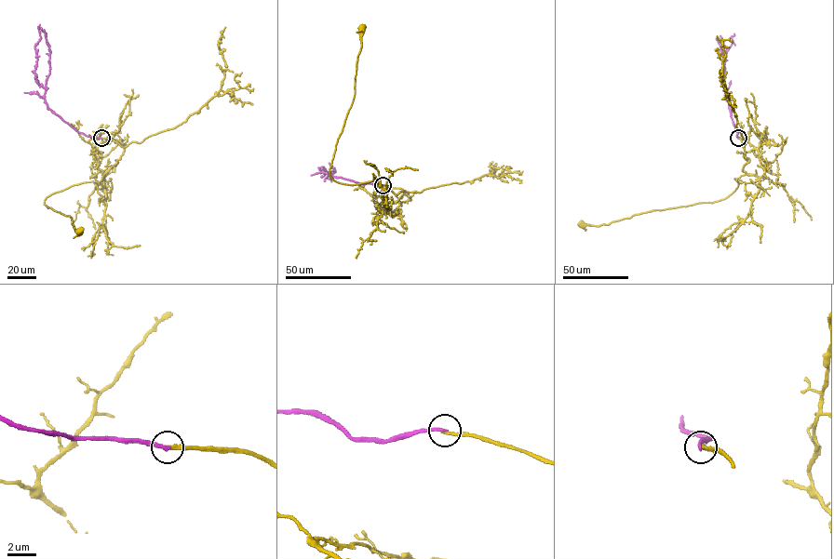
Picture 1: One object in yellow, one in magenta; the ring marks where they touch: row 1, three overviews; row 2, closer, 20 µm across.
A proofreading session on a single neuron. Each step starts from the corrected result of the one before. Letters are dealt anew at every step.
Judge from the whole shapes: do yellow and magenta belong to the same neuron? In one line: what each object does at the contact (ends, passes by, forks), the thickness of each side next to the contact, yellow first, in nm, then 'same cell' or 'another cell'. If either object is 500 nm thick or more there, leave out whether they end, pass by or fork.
yellow ends | magenta ends | 240/260 nm | another cell

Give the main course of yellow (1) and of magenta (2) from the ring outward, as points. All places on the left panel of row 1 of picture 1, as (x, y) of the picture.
1: (101, 138), (124, 148), (100, 180), (71, 186), (45, 199), (48, 207), (72, 218), (79, 232)
2: (101, 138), (78, 132), (47, 106), (46, 90), (34, 71), (34, 46), (40, 38), (37, 26)

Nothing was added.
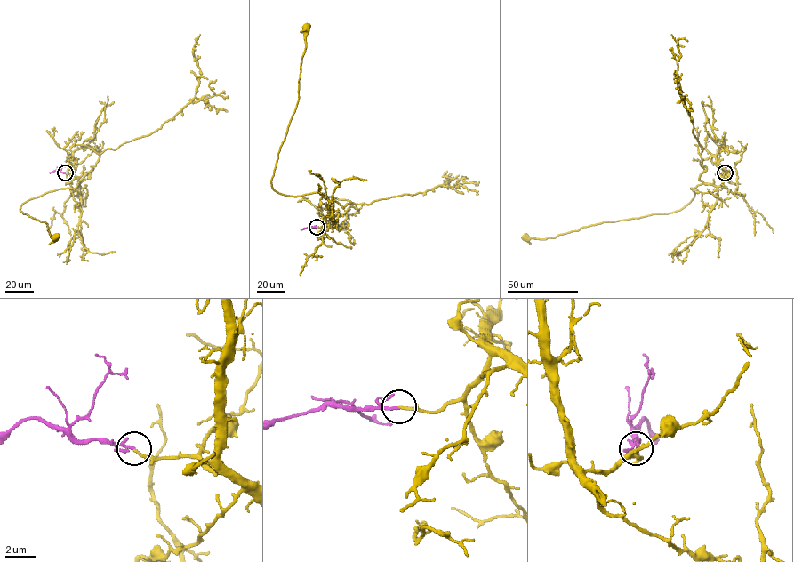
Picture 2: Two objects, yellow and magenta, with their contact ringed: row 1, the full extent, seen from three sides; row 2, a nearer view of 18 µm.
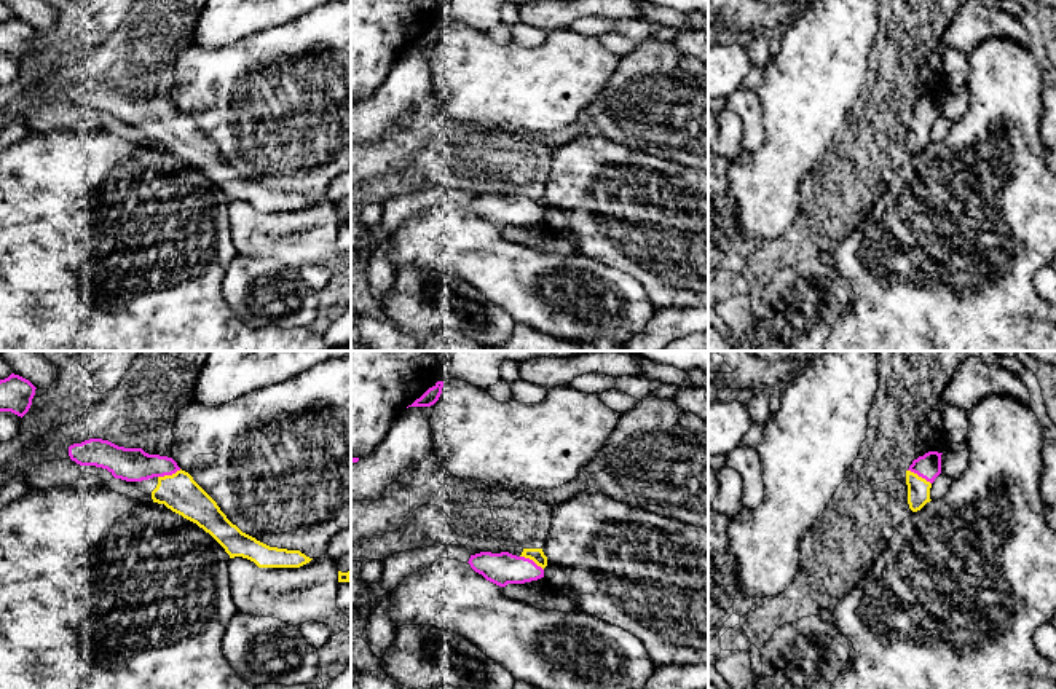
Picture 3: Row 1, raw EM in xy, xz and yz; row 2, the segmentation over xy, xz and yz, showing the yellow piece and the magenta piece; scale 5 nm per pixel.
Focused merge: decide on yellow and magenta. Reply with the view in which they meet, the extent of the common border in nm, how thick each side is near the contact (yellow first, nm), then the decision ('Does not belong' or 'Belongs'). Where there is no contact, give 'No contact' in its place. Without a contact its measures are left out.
Touches yellow in xz. Shared border 140 nm. Thickness 70 nm (yellow) against 160 nm. Belongs

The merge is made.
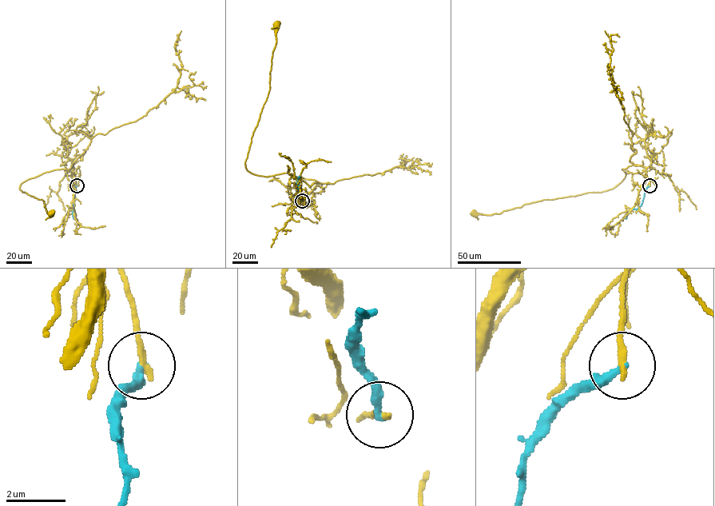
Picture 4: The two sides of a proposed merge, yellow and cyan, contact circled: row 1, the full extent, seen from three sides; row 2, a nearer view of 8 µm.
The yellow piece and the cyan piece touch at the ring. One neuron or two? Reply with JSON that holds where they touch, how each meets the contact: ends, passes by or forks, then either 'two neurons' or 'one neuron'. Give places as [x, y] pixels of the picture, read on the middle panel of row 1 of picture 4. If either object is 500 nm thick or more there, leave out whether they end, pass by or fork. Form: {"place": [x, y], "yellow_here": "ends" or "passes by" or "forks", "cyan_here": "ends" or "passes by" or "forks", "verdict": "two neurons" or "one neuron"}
{"place": [302, 201], "yellow_here": "ends", "cyan_here": "ends", "verdict": "two neurons"}

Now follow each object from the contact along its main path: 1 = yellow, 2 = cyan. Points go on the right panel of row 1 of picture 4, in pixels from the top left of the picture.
1: (649, 185), (645, 169), (633, 165), (622, 169), (625, 178), (607, 190), (533, 202), (498, 213), (474, 213)
2: (649, 185), (645, 189), (641, 204), (631, 210), (625, 219)

